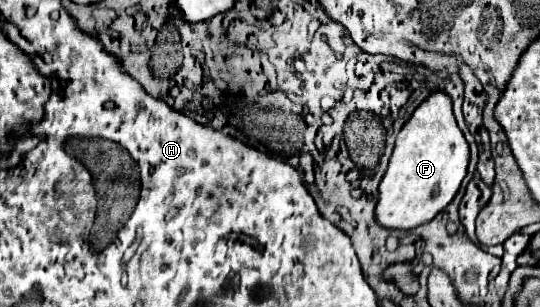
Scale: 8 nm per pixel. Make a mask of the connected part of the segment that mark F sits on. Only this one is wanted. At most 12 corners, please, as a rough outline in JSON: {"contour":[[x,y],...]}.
{"contour":[[432,91],[396,135],[376,219],[414,229],[466,175],[452,99]]}

